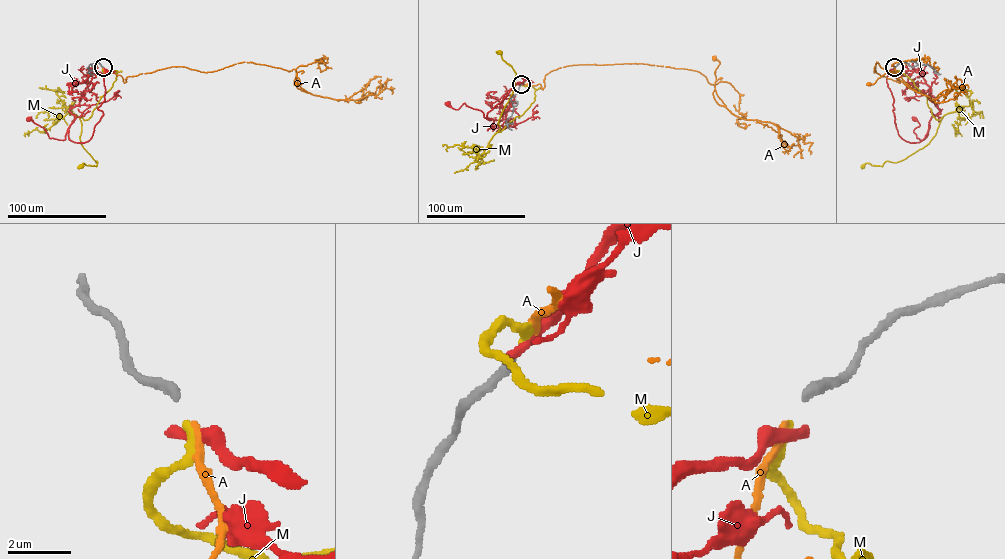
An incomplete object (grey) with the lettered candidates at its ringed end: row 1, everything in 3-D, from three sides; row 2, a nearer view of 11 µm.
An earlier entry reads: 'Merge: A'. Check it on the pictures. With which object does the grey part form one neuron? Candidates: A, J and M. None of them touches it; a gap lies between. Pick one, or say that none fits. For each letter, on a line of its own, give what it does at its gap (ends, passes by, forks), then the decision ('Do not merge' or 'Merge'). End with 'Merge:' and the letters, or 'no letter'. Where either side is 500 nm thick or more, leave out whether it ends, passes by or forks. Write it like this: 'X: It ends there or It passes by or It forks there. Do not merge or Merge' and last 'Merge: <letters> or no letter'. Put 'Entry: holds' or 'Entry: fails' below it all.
A: It ends there. Merge
J: It ends there. Do not merge
M: It ends there. Do not merge
Merge: A
Entry: holds

